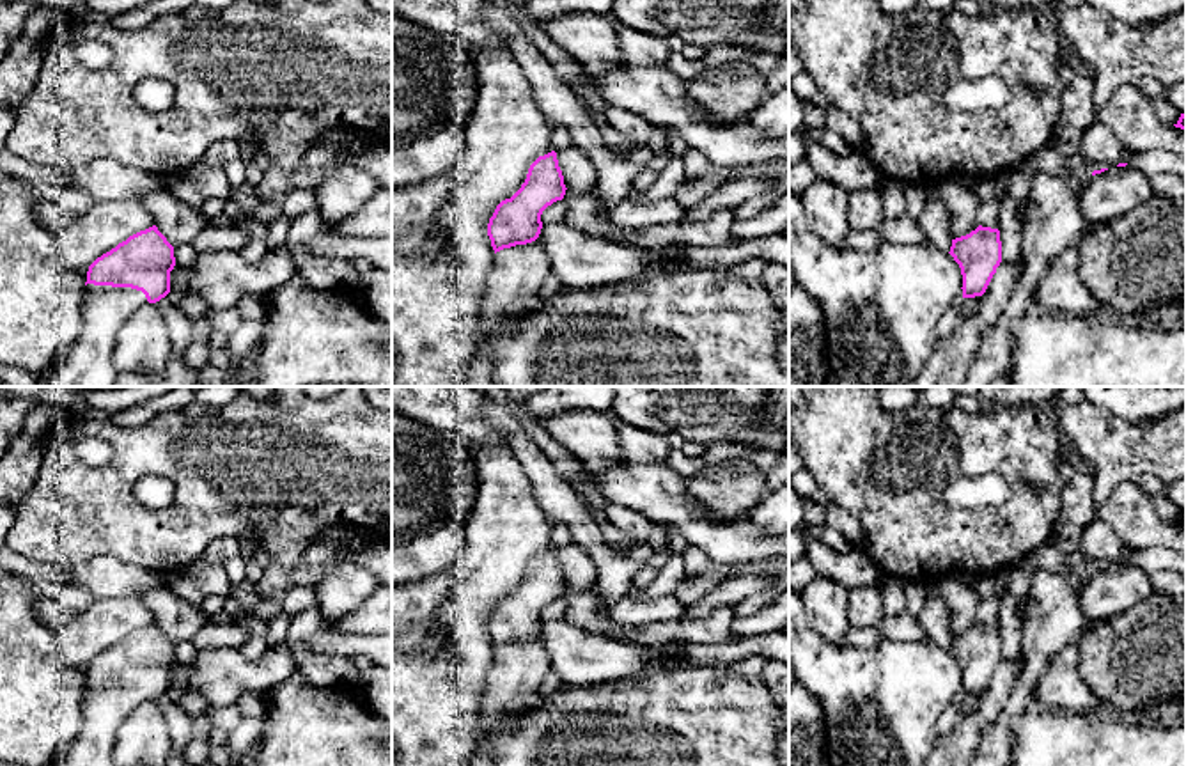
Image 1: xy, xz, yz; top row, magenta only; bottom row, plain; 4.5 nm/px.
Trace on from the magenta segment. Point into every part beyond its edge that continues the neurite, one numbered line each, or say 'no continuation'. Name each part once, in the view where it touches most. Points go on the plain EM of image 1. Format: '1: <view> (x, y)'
1: xy (103, 706)

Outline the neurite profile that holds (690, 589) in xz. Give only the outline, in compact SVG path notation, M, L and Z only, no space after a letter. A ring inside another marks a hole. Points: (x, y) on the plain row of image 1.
M711 562L700 576L688 576L684 573L677 590L675 598L684 603L695 603L713 592L720 583L727 582L732 574L737 573L737 564L718 564Z

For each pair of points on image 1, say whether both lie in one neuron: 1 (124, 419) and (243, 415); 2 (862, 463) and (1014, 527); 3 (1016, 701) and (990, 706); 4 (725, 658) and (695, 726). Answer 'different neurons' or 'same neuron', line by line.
1: different neurons
2: same neuron
3: different neurons
4: different neurons

